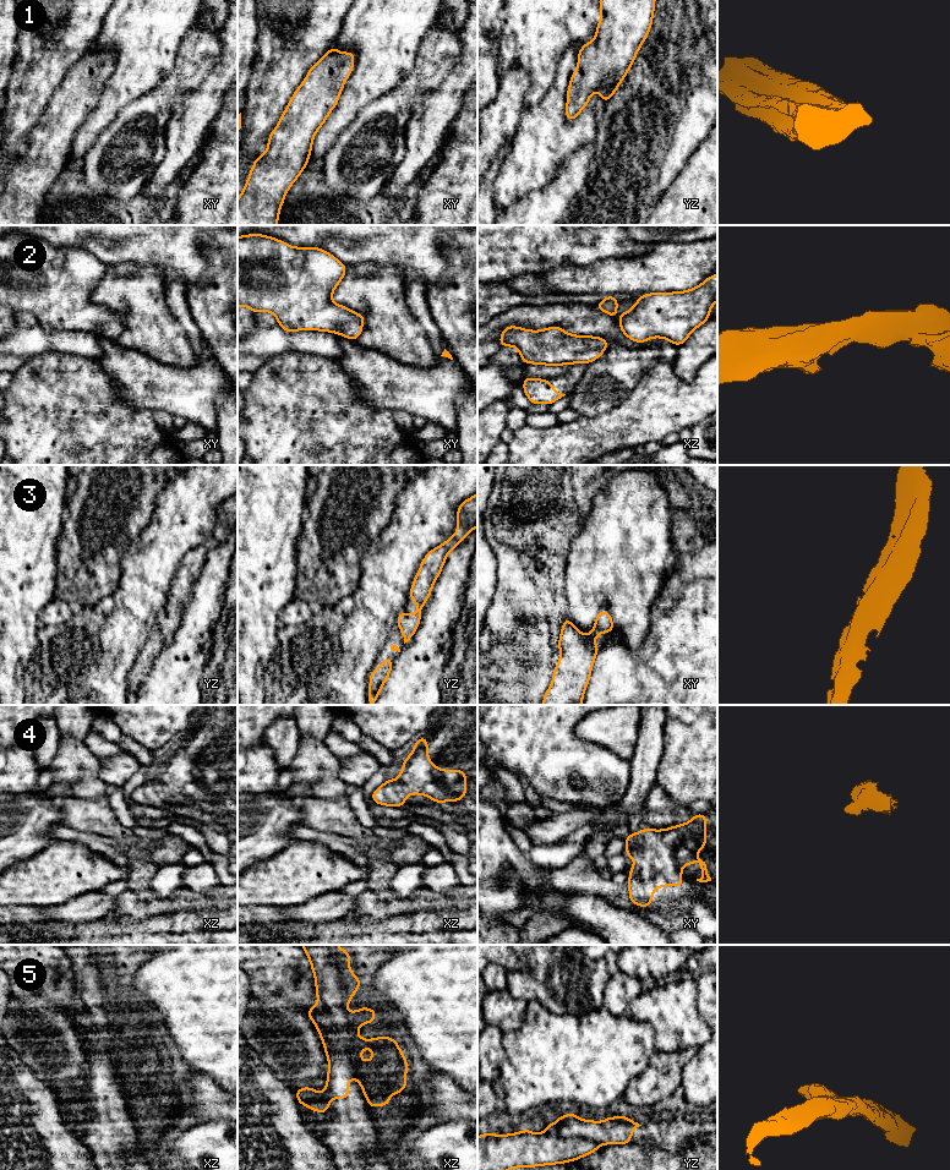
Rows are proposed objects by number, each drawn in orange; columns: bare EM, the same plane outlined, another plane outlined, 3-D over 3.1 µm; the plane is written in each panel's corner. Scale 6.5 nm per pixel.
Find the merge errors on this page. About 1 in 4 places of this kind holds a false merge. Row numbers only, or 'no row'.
5

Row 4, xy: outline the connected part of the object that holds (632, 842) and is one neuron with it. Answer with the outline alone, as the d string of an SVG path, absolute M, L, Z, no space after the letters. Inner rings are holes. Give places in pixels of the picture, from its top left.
M695 814L690 821L665 830L643 827L624 843L629 859L637 858L629 870L629 900L648 908L656 887L681 887L682 868L697 863L697 852L706 846L706 814Z

